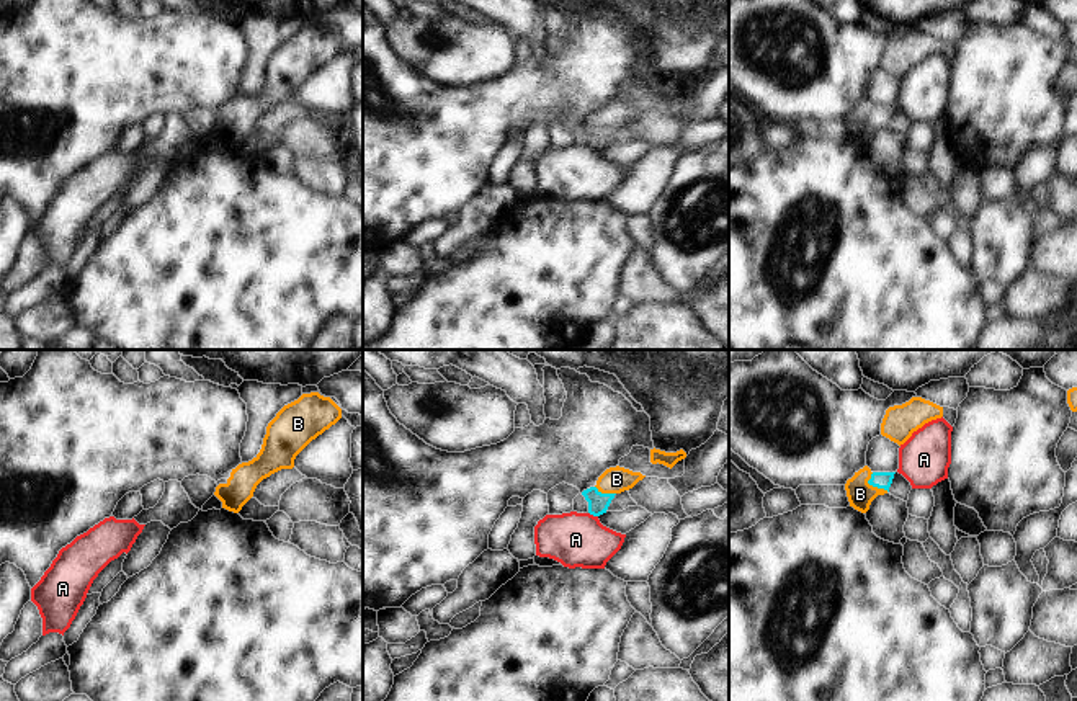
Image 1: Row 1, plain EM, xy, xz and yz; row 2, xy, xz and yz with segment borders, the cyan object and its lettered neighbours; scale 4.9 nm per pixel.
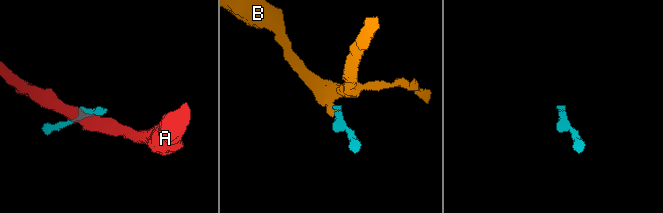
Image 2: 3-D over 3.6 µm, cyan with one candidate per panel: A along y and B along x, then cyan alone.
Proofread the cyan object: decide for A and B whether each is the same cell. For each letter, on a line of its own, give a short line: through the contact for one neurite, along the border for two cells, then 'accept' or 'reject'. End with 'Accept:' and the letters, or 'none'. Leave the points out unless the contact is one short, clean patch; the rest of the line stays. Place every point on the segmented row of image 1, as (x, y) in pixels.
A: reject
B: line yz (878, 479), (873, 486), (860, 494); accept
Accept: B

